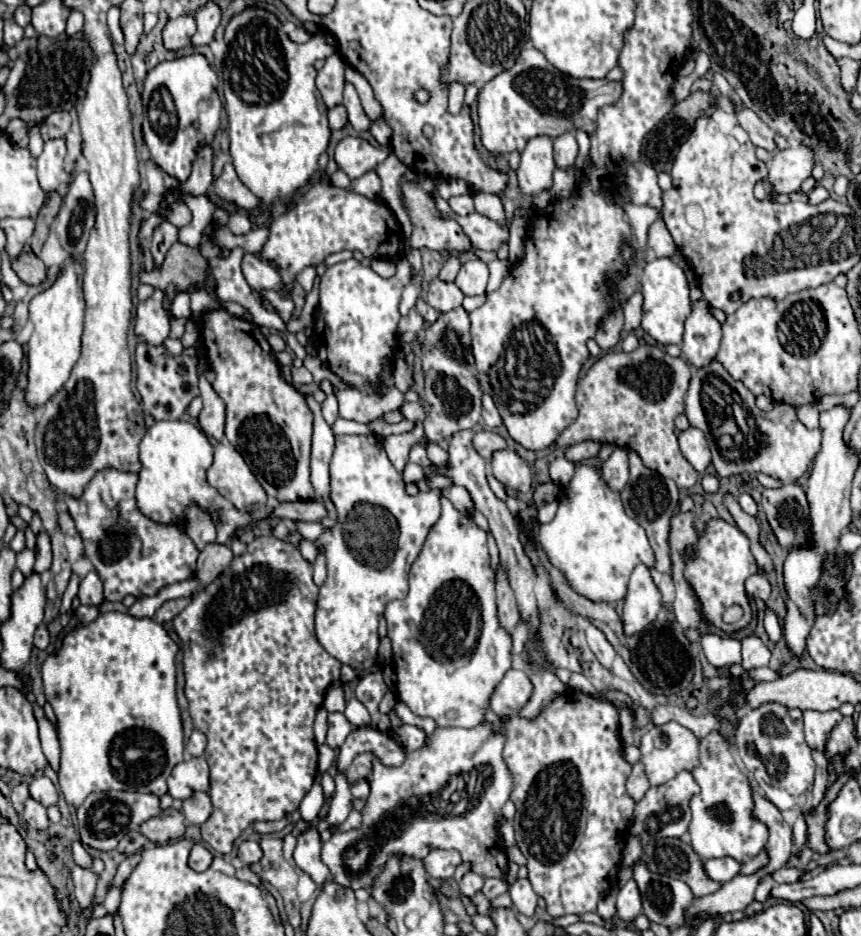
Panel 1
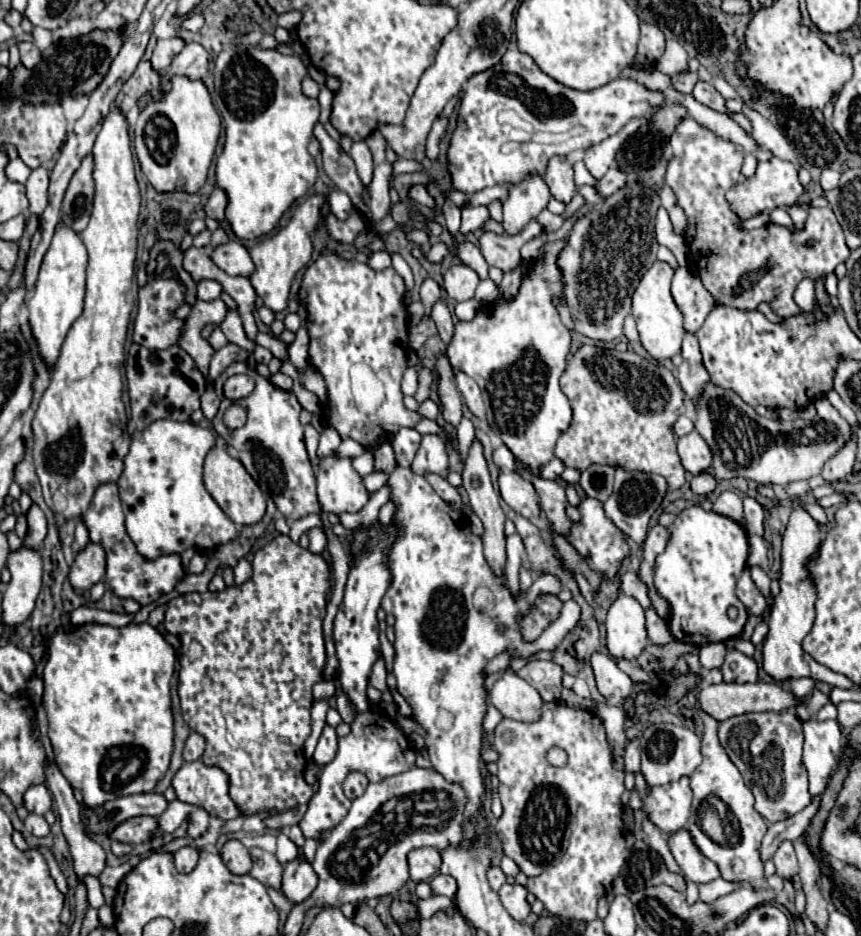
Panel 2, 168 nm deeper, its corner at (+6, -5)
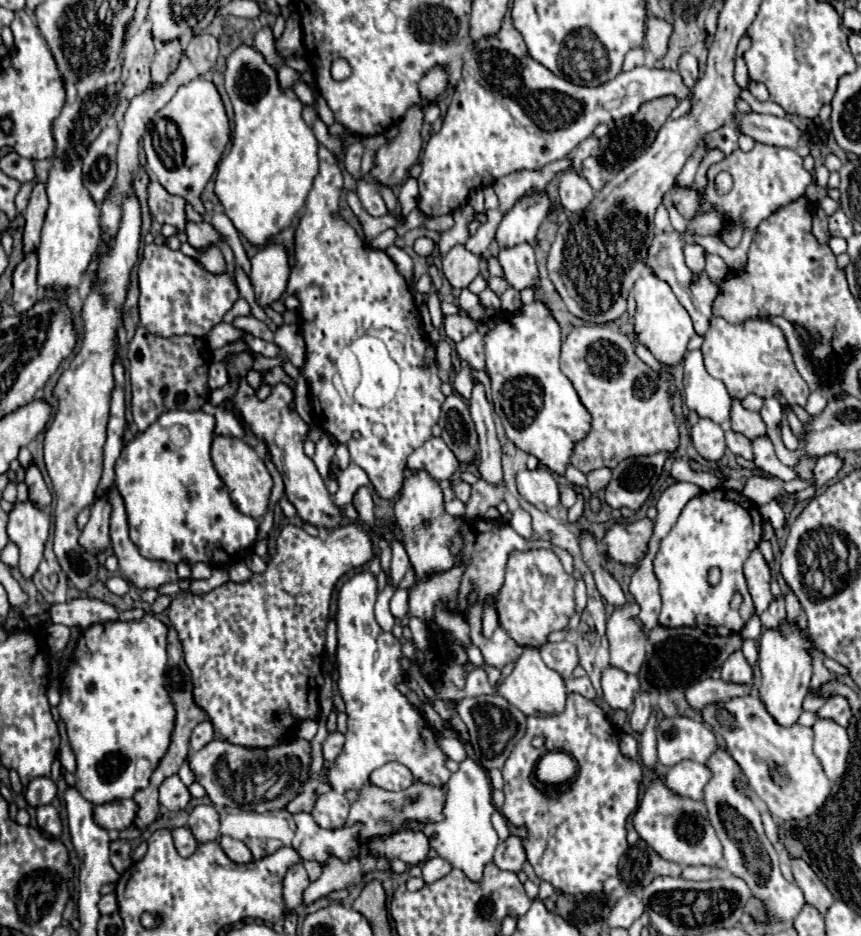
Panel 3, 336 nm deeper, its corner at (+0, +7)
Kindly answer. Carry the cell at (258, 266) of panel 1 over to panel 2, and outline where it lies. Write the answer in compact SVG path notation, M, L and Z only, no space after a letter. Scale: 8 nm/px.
M230 240L228 244L218 246L212 252L212 260L230 276L250 278L254 274L254 262L250 260L248 250L240 242Z

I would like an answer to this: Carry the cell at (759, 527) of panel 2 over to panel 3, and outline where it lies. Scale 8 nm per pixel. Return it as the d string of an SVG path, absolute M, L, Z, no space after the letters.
M772 500L772 502L764 504L764 506L760 506L760 514L762 514L764 520L770 522L776 530L784 528L786 523L785 513L784 510L782 510L782 506L780 506L776 500Z

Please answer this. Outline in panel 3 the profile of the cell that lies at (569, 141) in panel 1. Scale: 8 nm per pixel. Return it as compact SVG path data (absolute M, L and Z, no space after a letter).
M564 172L560 176L560 202L564 212L582 212L594 200L594 190L578 174Z

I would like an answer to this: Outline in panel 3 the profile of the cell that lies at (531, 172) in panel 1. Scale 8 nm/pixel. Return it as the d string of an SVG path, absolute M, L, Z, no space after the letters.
M546 194L522 198L506 212L496 230L496 242L500 248L512 248L522 242L532 242L540 224L550 212L550 200Z

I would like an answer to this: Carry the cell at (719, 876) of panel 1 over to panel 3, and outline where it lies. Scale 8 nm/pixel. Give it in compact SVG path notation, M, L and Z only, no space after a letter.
M654 778L646 788L638 810L632 816L632 826L640 838L664 860L680 866L716 866L722 862L722 844L708 820L704 802L676 796L662 778Z

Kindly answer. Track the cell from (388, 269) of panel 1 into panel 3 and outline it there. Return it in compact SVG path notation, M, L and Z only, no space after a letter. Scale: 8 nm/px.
M390 246L386 248L386 254L392 258L392 262L396 264L396 268L400 268L400 274L410 280L412 278L412 270L414 270L414 264L412 264L412 258L398 246Z

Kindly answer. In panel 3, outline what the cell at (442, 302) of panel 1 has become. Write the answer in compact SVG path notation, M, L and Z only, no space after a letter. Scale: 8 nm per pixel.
M446 316L444 330L446 330L446 336L450 336L458 344L462 338L466 338L476 330L476 322L466 316Z

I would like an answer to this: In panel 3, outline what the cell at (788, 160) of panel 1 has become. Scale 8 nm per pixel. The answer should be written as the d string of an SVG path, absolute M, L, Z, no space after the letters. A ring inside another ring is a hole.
M756 142L756 146L750 152L736 150L736 152L732 152L732 156L724 158L722 162L712 164L708 168L708 184L706 184L706 188L702 192L698 192L696 188L674 186L672 192L670 192L670 196L674 198L674 204L676 204L678 212L686 220L692 220L700 212L708 212L710 208L716 208L718 214L722 216L724 226L730 224L730 222L736 222L742 228L756 228L774 210L778 210L780 206L786 206L788 202L796 200L798 196L802 196L804 190L806 190L806 186L812 180L814 180L812 174L804 170L802 158L794 150ZM720 170L730 172L730 176L734 178L732 190L728 194L724 194L724 196L716 194L716 190L714 190L714 176Z

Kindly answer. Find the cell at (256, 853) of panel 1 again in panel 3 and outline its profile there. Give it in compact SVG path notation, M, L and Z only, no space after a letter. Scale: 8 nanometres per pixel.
M220 836L220 848L224 850L224 854L236 862L236 864L248 864L252 860L252 852L248 850L248 846L240 840L234 840L230 836Z

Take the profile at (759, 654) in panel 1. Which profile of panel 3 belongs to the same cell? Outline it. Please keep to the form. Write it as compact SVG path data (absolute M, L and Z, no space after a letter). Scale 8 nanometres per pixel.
M734 652L726 664L722 666L722 680L728 680L732 684L750 684L752 682L752 668L744 660L742 652Z

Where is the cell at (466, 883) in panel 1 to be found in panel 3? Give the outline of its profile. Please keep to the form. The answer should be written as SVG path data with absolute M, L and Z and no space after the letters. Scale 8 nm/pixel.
M434 856L434 858L428 858L428 860L422 862L422 878L424 878L426 884L440 880L450 870L452 870L452 866L444 858L440 858L440 856Z

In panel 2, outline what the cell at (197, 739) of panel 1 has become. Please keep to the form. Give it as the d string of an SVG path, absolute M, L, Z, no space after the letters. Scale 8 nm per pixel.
M190 732L186 744L184 744L184 760L186 762L194 762L200 760L204 752L204 738L198 732Z

